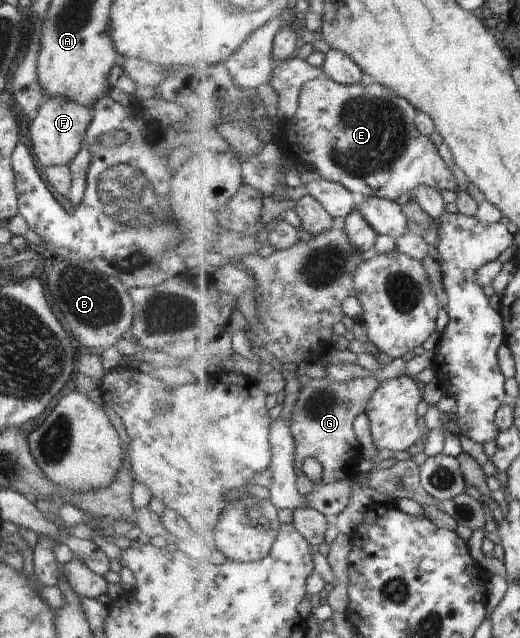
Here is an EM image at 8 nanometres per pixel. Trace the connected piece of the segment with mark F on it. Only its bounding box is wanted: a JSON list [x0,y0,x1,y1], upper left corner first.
[28,97,94,168]

